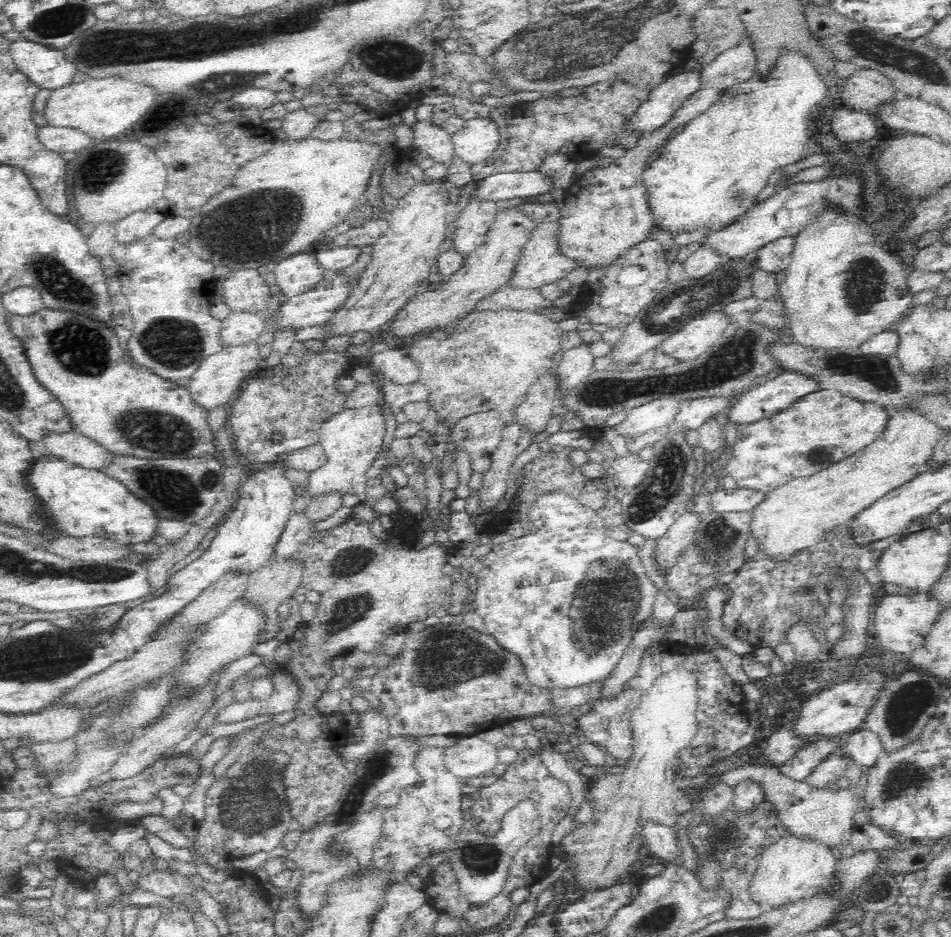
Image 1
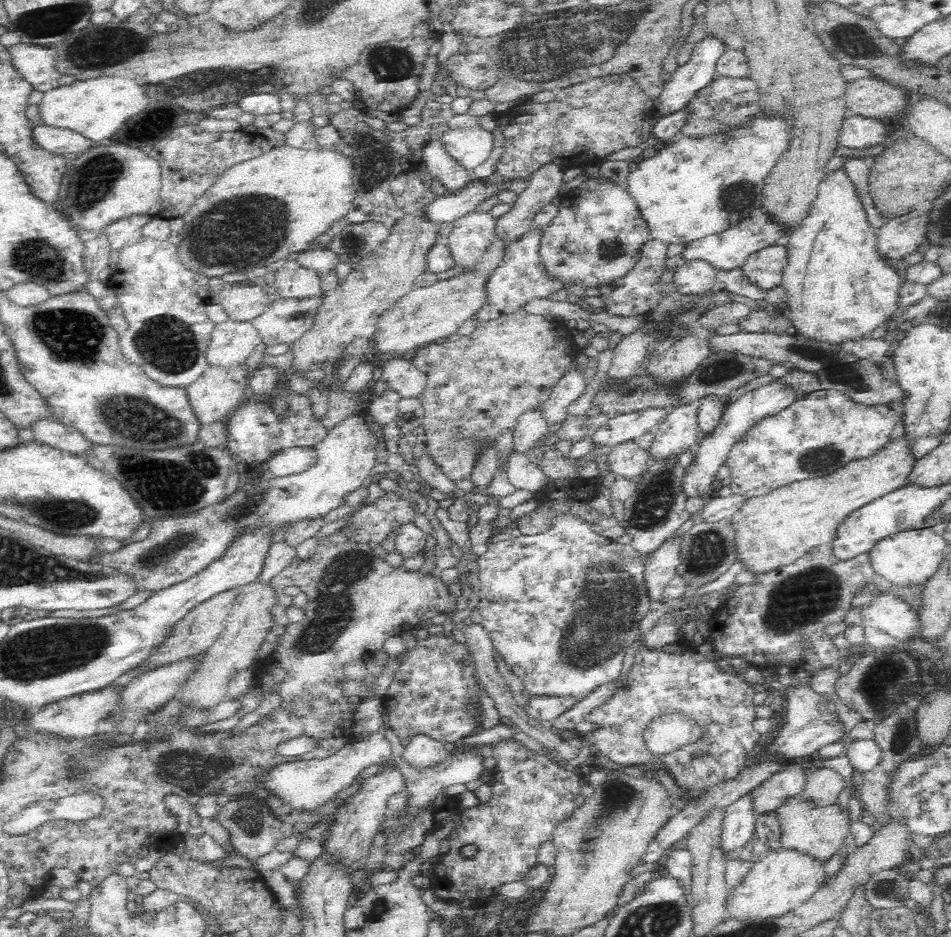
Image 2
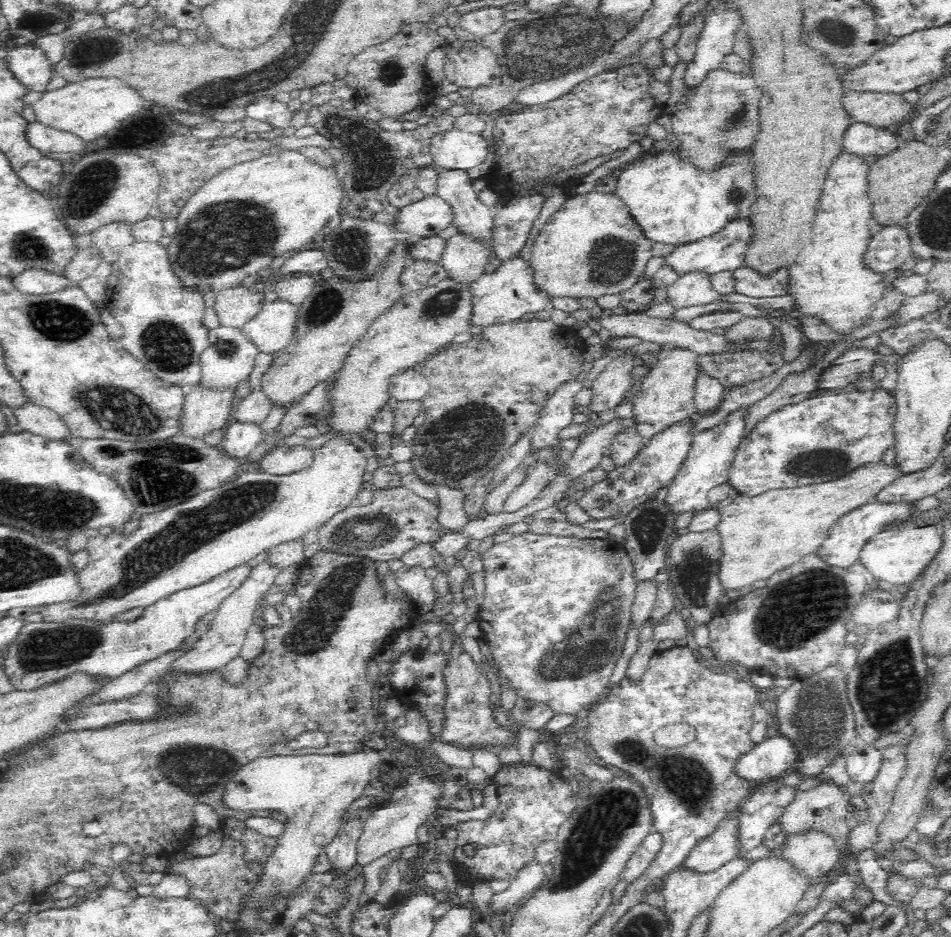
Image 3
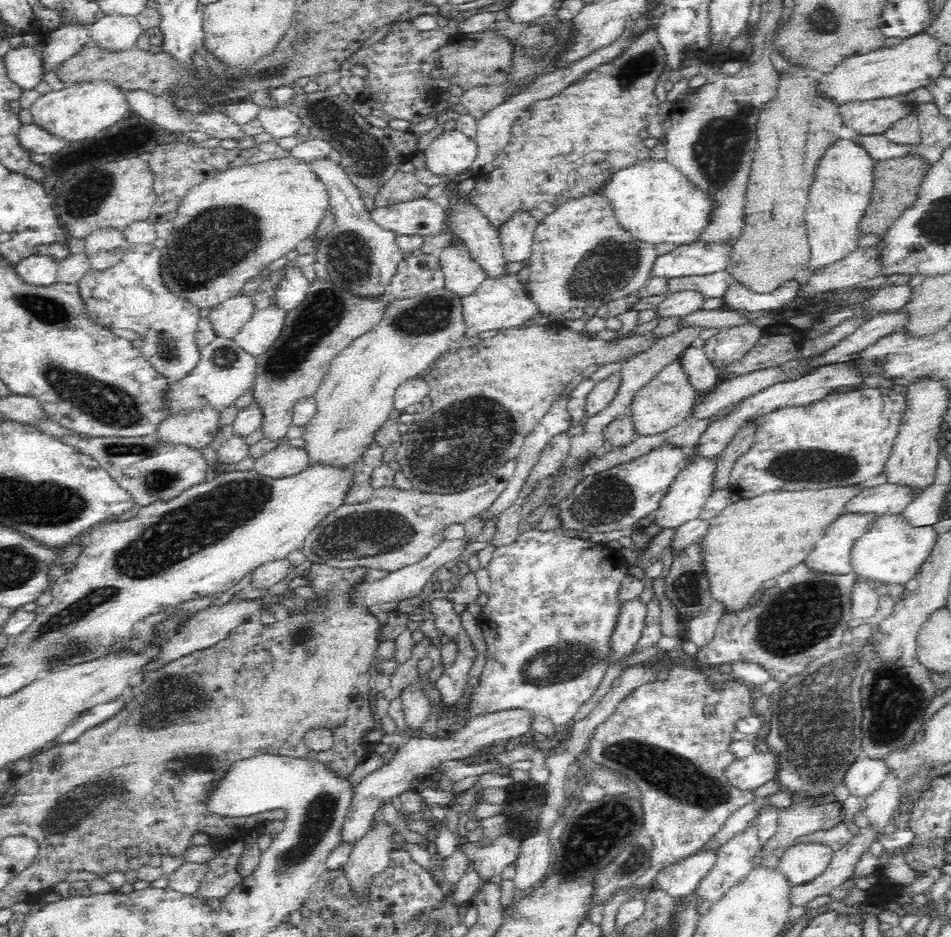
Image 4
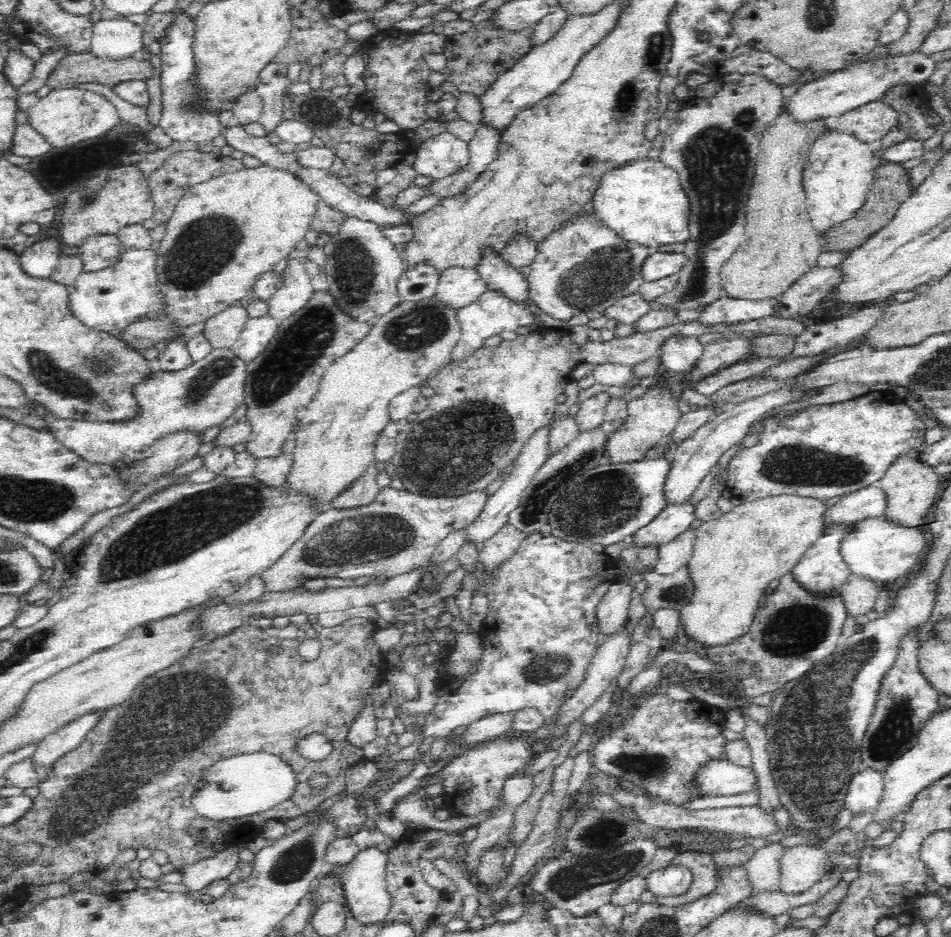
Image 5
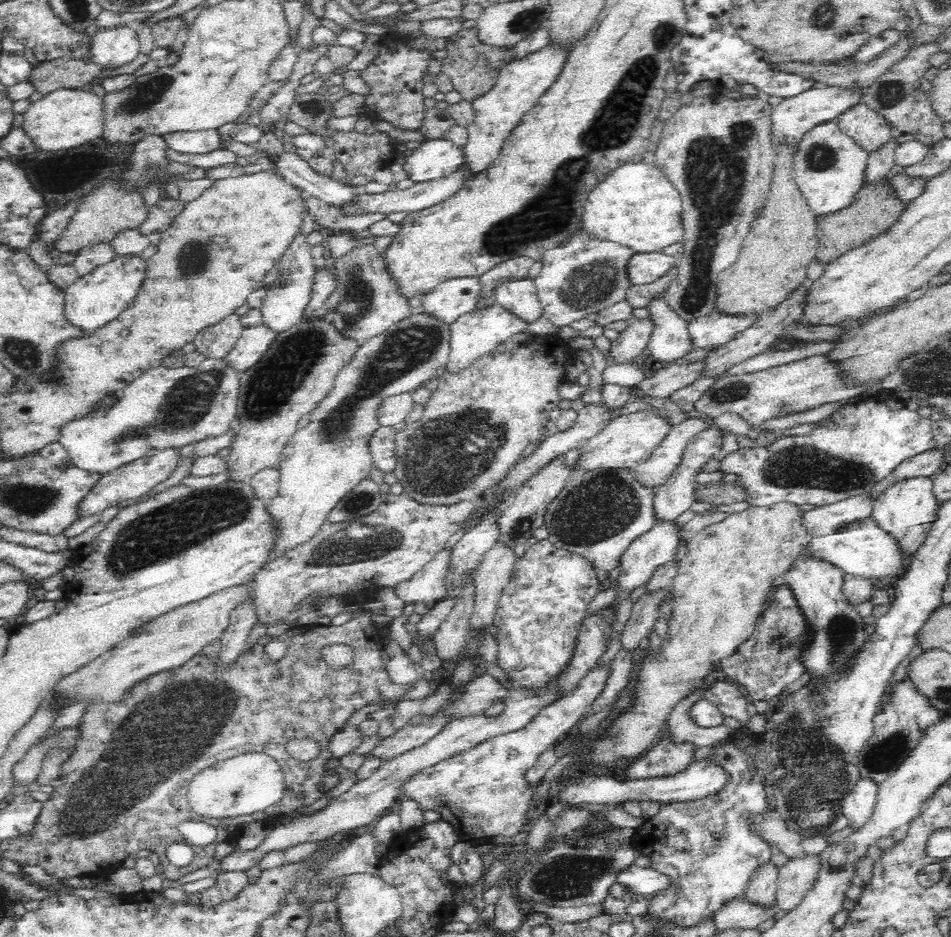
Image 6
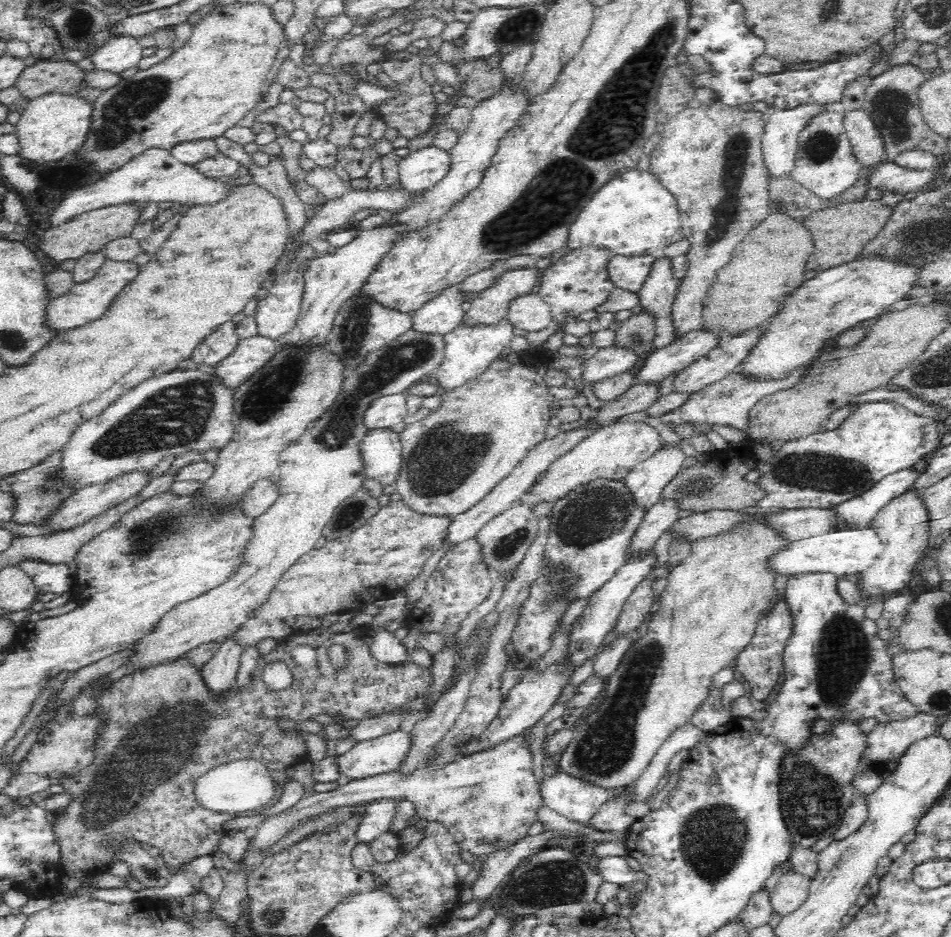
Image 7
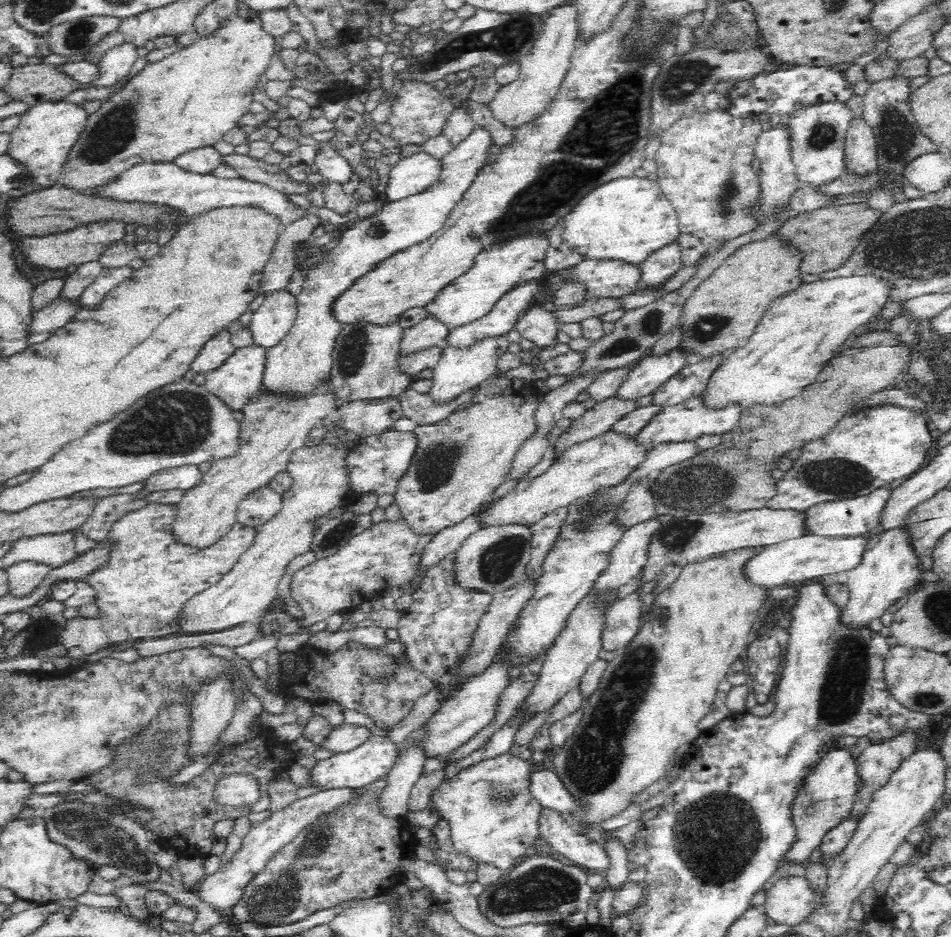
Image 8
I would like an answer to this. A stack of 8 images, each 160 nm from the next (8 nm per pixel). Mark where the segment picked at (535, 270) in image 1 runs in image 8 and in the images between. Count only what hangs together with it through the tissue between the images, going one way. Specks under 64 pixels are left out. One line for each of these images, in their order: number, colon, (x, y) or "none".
2: (522, 276)
3: (510, 292)
4: (501, 302)
5: (493, 313)
6: (483, 330)
7: (469, 350)
8: (460, 368)

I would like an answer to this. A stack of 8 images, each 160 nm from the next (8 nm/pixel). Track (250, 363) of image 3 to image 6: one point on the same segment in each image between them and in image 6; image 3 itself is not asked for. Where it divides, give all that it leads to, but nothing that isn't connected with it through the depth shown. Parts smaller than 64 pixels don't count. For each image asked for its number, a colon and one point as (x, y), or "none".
4: (225, 372)
5: (206, 394)
6: (165, 407)

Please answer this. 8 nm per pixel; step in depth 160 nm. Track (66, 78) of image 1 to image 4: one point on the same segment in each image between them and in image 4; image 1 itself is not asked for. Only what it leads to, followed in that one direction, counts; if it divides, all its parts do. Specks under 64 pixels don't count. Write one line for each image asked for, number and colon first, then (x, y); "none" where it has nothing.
2: (37, 65)
3: (29, 64)
4: (24, 67)

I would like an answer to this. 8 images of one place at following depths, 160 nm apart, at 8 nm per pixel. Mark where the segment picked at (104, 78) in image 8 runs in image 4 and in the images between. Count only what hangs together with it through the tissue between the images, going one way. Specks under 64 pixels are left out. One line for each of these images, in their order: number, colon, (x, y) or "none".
4: (115, 32)
5: (116, 38)
6: (111, 47)
7: (120, 52)

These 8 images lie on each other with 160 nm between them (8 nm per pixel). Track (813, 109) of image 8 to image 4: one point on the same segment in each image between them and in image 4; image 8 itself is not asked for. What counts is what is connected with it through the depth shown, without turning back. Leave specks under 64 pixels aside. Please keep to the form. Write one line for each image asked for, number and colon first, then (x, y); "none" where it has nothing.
4: (841, 191)
5: (841, 168)
6: (830, 167)
7: (826, 165)

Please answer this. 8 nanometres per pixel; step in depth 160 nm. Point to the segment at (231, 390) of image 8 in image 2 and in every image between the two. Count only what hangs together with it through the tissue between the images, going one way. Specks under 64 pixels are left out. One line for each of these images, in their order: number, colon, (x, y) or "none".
2: (285, 320)
3: (274, 328)
4: (256, 337)
5: (258, 332)
6: (255, 341)
7: (251, 353)

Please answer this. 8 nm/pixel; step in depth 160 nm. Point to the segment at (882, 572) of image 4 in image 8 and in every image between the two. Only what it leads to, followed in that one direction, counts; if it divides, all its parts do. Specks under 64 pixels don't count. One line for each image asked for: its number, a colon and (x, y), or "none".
5: (879, 548)
6: (863, 549)
7: (850, 550)
8: (811, 556)

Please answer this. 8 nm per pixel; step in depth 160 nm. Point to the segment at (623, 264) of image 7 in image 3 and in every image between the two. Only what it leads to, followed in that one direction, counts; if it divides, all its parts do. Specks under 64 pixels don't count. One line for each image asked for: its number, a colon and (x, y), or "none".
3: (725, 250)
4: (700, 258)
5: (658, 265)
6: (644, 268)

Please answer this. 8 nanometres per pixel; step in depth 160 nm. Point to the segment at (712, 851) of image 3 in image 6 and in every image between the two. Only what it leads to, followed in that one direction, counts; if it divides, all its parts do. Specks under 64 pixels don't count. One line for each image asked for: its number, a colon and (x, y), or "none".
4: (680, 879)
5: (672, 880)
6: (647, 881)

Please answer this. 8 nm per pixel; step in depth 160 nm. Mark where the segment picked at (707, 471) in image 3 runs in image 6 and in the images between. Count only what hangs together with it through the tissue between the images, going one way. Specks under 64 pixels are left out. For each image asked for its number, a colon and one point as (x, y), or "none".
4: (684, 500)
5: (676, 516)
6: (647, 552)

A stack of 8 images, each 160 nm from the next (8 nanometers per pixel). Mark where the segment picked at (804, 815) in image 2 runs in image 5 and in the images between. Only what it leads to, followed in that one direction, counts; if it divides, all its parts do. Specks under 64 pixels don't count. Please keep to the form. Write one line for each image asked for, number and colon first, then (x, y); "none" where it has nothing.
3: (814, 852)
4: (801, 863)
5: (801, 866)

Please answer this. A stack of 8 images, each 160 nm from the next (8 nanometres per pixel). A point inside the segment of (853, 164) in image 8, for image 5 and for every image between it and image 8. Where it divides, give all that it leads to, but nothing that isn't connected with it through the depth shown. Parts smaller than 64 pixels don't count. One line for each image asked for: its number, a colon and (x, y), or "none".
5: (870, 122)
6: (869, 128)
7: (868, 144)

